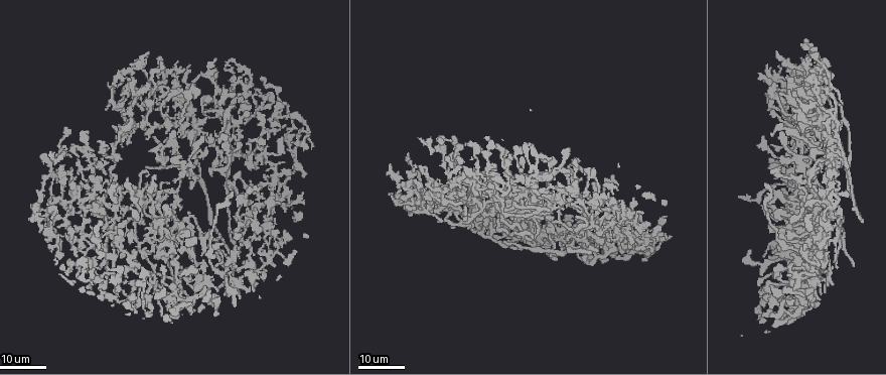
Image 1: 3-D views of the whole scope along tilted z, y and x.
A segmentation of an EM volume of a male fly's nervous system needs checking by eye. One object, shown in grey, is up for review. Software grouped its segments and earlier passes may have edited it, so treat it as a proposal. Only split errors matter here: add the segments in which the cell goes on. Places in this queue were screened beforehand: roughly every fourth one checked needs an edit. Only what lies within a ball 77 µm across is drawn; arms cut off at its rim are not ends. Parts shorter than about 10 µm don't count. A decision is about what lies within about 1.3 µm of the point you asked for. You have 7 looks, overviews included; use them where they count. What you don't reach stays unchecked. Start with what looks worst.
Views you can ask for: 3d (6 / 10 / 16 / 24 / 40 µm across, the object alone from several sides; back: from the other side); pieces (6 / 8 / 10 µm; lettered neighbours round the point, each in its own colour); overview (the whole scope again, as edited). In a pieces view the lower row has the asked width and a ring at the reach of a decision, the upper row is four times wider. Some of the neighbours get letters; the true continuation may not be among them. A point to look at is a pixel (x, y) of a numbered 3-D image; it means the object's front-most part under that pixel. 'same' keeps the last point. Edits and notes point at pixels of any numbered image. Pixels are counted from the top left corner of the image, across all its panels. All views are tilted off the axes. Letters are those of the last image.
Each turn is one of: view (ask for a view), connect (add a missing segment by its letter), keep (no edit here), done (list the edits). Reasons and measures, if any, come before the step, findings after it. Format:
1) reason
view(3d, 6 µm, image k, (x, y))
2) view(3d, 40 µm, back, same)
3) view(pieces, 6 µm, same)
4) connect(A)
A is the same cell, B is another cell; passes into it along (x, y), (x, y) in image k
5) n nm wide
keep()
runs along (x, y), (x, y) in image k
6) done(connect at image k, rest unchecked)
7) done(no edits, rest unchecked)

view(3d, 16 µm, image 1, (146, 166))

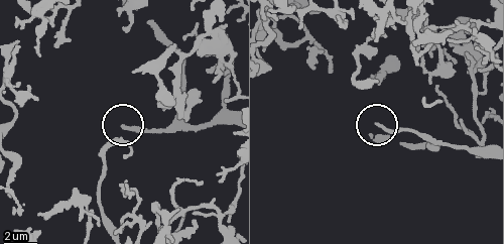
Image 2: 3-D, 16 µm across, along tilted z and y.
see the neighbours
view(pieces, 6 µm, image 2, (380, 124))

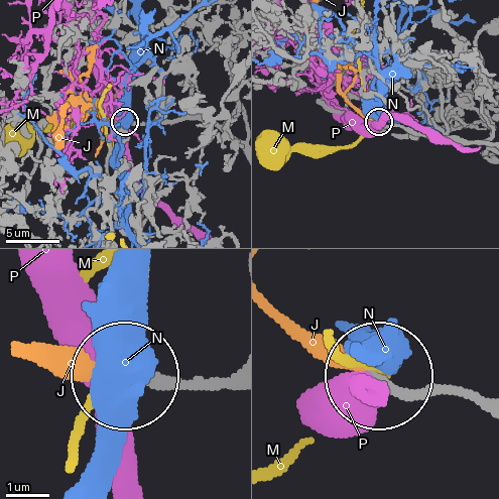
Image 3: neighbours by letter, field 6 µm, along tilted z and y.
connect(J)
J is the same cell, M, N and P are other cells; the cell continues

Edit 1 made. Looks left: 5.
view(overview)

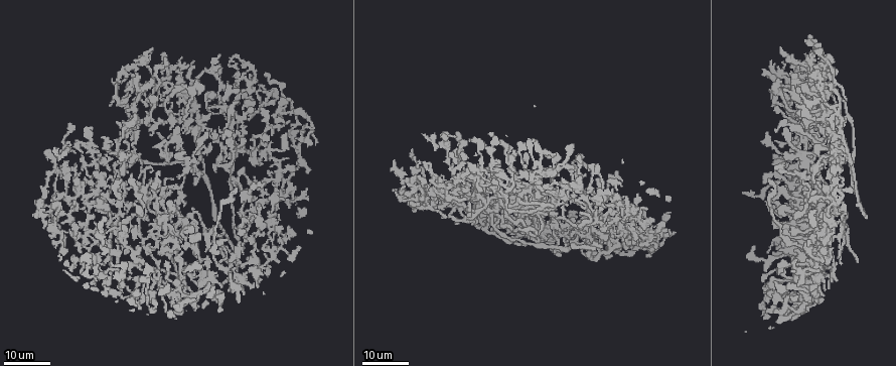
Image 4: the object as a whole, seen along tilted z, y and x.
view(3d, 16 µm, image 4, (456, 225))

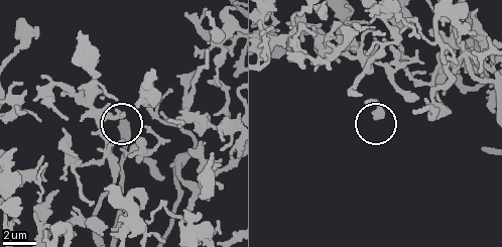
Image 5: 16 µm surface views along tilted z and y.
view(pieces, 6 µm, image 5, (123, 123))

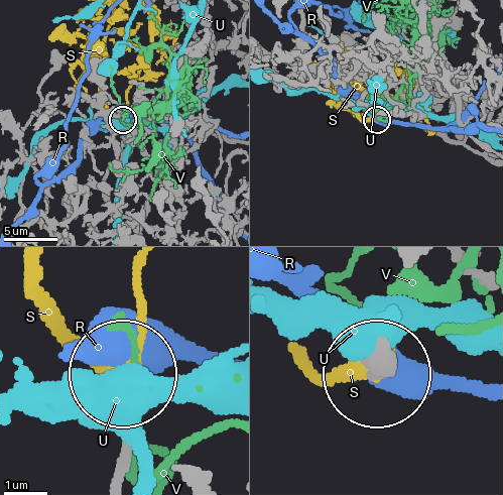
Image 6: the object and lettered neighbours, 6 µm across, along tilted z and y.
390 nm wide
connect(S)
S is the same cell, R, U and V are other cells; it goes on there

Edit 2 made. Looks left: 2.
an open end
view(3d, 24 µm, image 4, (73, 202))

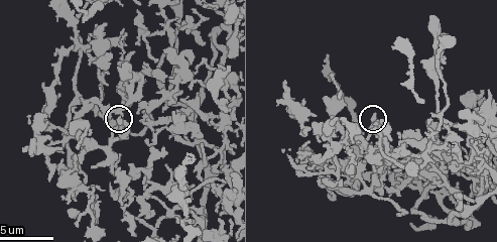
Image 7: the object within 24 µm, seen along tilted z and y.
view(pieces, 10 µm, image 7, (120, 120))

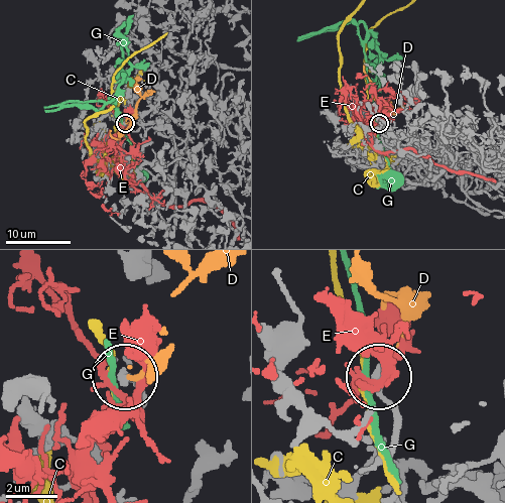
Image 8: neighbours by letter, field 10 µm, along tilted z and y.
340 nm wide
connect(D)
D is the same cell, C, E and G are other cells; the cell continues

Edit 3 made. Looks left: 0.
done(connect at image 3, connect at image 6, connect at image 8, rest unchecked)

